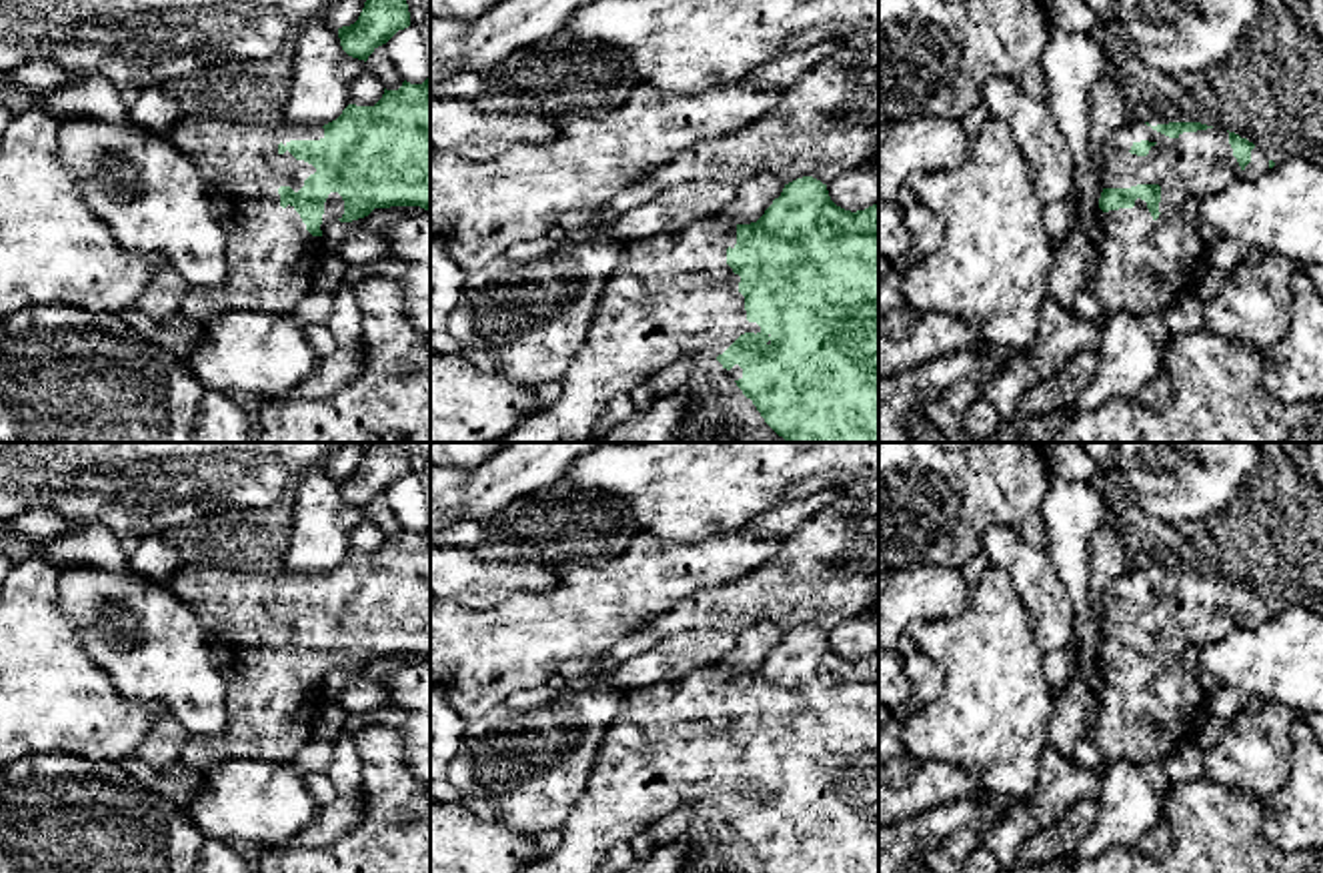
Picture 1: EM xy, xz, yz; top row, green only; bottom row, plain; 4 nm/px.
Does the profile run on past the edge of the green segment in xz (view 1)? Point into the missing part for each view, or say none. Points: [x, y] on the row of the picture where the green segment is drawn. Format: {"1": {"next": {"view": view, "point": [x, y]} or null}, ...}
{"1": {"next": {"view": "xz", "point": [675, 295]}}}

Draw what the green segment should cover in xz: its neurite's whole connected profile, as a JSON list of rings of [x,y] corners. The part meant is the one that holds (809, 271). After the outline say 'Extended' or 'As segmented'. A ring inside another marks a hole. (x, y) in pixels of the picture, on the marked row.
[[[803,176],[785,184],[781,196],[773,200],[757,222],[737,224],[725,214],[717,214],[701,218],[681,232],[628,240],[622,268],[604,284],[586,342],[560,380],[560,398],[524,418],[496,443],[586,443],[594,436],[594,426],[614,396],[628,394],[638,382],[648,380],[652,372],[697,352],[713,354],[729,370],[743,394],[753,400],[765,422],[787,443],[879,443],[879,204],[857,212],[845,210],[831,200],[827,184],[813,176]]]. Extended

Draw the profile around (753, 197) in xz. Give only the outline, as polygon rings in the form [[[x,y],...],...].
[[[765,172],[755,174],[737,186],[735,200],[723,210],[723,214],[737,224],[757,222],[765,210],[781,196],[785,184]]]

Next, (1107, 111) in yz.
[[[1105,34],[1101,40],[1103,70],[1089,94],[1089,156],[1095,168],[1103,170],[1103,146],[1107,138],[1131,122],[1125,98],[1119,88],[1117,50],[1125,48],[1121,40]]]

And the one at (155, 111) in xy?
[[[158,86],[140,90],[130,108],[130,120],[152,134],[168,134],[180,118],[178,104]]]

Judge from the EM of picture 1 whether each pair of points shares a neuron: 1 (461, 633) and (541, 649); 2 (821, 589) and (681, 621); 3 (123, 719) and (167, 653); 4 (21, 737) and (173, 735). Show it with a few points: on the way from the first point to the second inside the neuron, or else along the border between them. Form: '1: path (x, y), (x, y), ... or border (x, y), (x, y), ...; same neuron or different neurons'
1: path (481, 649), (521, 649); same neuron
2: path (787, 591), (771, 591), (733, 607), (715, 609); same neuron
3: border (101, 667), (119, 693), (157, 699), (169, 711); different neurons
4: border (167, 711), (153, 723), (133, 753); different neurons

